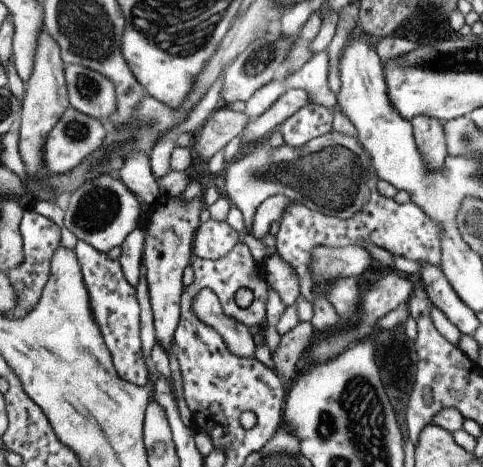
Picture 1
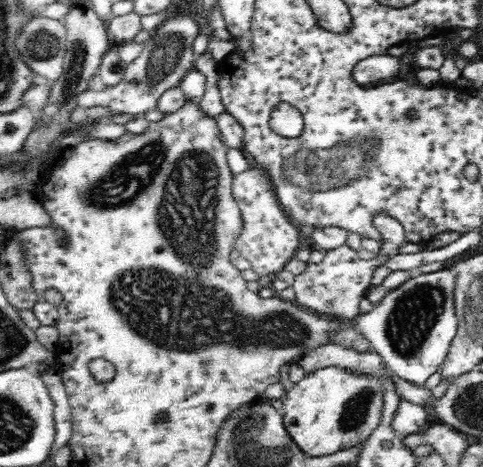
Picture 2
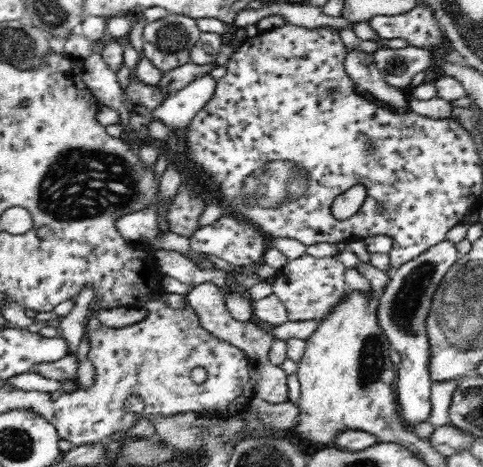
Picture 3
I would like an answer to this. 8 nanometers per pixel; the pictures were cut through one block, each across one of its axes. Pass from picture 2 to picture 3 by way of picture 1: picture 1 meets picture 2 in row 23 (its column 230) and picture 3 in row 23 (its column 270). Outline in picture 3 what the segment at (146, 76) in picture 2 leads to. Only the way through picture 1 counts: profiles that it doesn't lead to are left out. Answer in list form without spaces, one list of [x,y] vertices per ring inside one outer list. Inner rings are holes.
[[[166,16],[156,22],[148,22],[144,28],[144,56],[152,60],[164,74],[190,62],[192,48],[200,40],[202,32],[196,20],[186,16]]]

